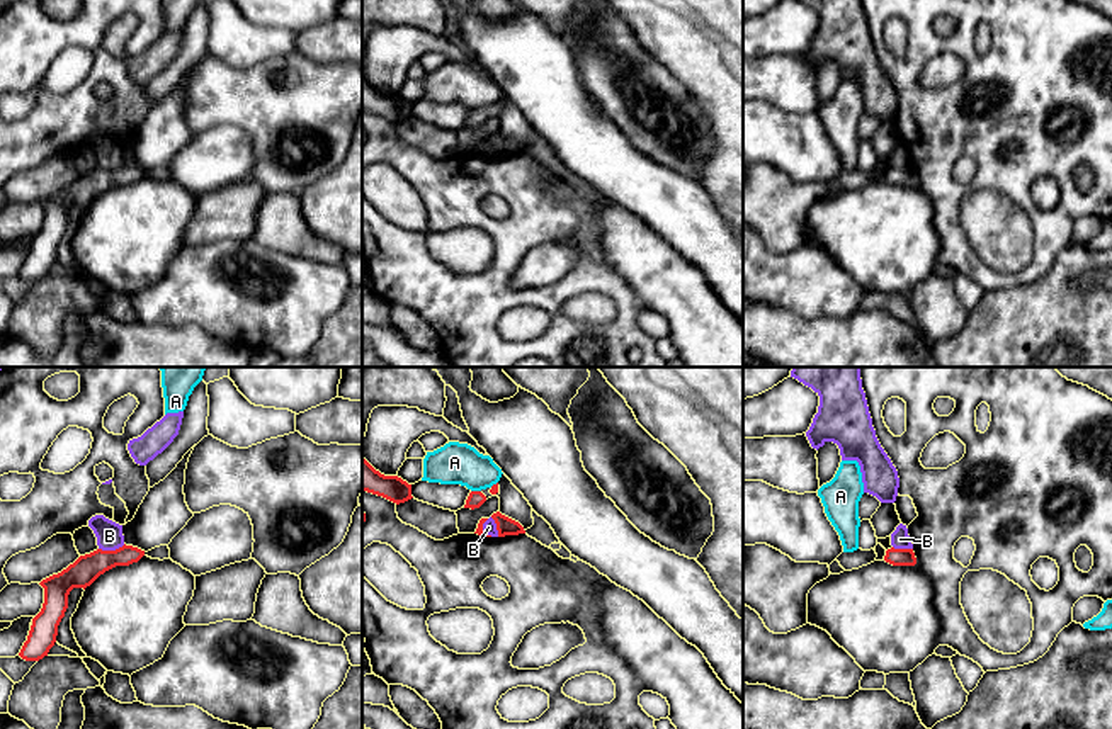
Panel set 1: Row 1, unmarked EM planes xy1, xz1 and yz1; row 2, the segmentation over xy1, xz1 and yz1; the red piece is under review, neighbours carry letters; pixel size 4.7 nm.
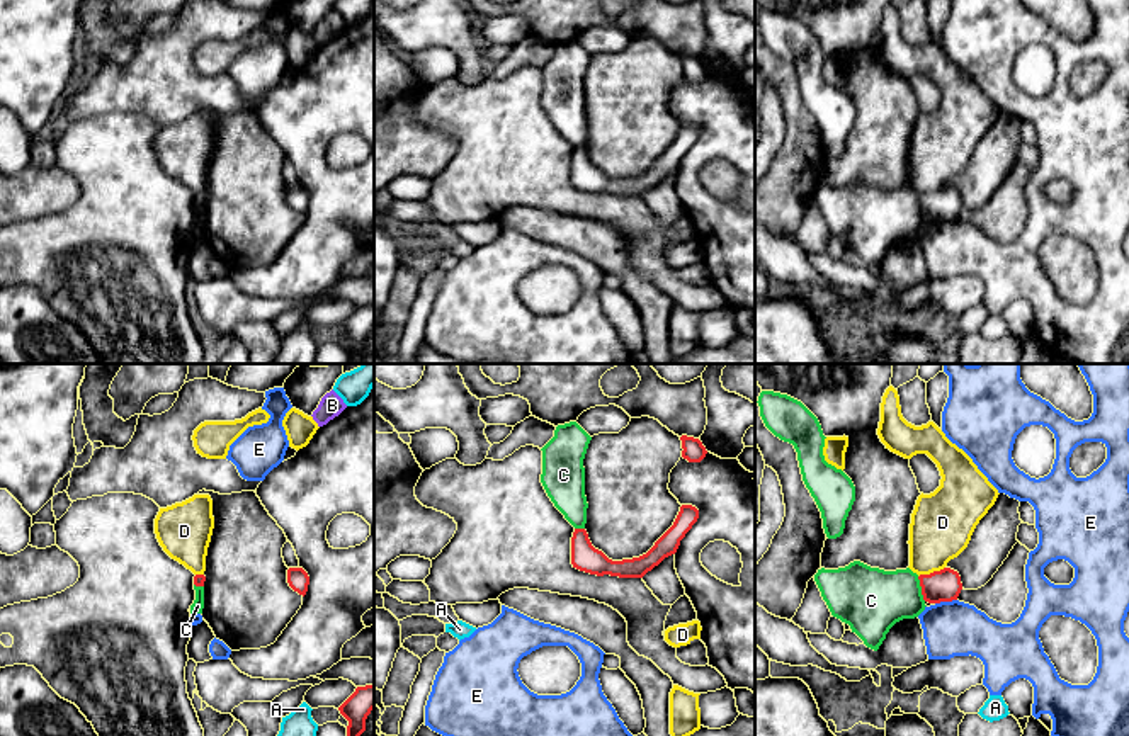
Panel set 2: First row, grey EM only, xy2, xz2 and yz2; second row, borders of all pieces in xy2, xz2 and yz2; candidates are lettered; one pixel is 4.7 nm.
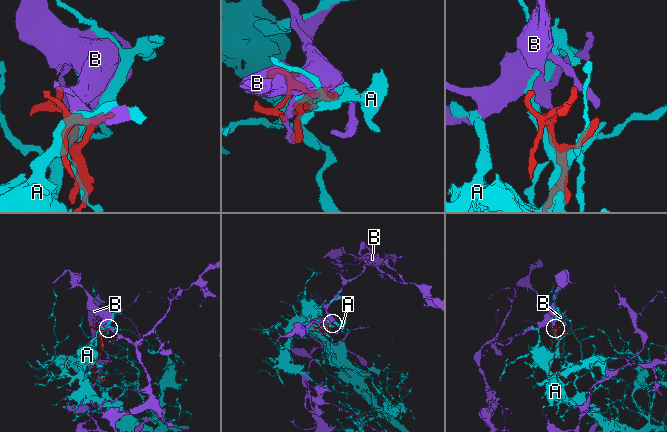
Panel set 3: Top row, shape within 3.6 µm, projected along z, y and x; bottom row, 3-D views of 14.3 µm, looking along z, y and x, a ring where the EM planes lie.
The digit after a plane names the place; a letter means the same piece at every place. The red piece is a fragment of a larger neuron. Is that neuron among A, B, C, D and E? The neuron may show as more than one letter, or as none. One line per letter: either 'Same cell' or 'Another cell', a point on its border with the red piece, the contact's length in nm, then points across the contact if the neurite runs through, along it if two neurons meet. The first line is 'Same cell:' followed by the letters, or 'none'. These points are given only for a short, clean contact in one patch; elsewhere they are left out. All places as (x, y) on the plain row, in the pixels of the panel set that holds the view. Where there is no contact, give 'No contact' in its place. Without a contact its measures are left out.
Same cell: none
A: Another cell. Touches red at xz1 (476, 111). Shared border 50 nm
B: Another cell. Touches red at xy1 (111, 170). Shared border 130 nm
C: Another cell. Touches red at yz2 (922, 208). Shared border 130 nm. Boundary: yz2 (917, 196), (925, 220)
D: Another cell. Touches red at yz2 (930, 192). Shared border 140 nm
E: Another cell. Touches red at yz2 (946, 220). Shared border 110 nm

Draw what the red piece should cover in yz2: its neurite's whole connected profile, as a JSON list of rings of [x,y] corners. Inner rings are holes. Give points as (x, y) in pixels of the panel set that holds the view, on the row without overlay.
[[[944,187],[930,194],[920,194],[920,206],[923,219],[928,223],[957,219],[962,202],[957,190]]]

